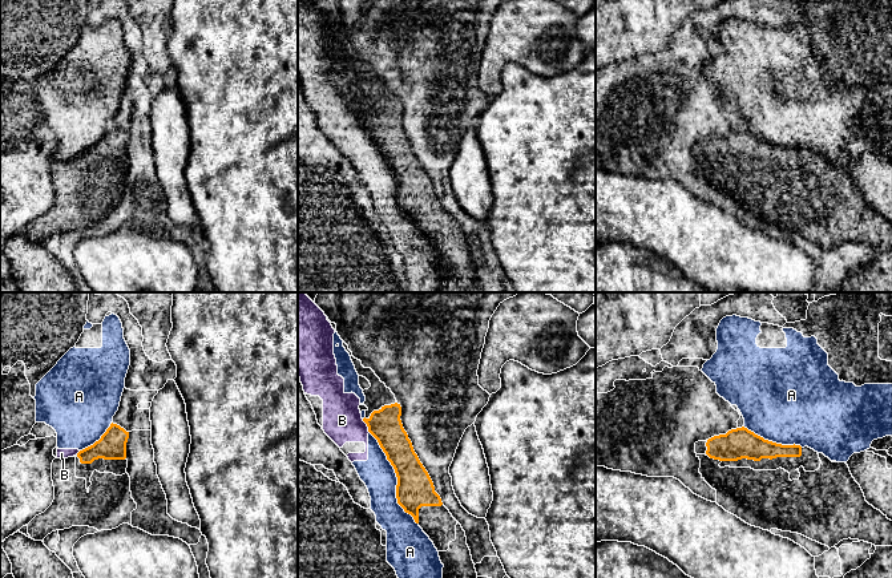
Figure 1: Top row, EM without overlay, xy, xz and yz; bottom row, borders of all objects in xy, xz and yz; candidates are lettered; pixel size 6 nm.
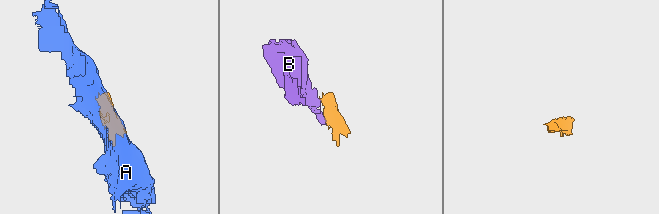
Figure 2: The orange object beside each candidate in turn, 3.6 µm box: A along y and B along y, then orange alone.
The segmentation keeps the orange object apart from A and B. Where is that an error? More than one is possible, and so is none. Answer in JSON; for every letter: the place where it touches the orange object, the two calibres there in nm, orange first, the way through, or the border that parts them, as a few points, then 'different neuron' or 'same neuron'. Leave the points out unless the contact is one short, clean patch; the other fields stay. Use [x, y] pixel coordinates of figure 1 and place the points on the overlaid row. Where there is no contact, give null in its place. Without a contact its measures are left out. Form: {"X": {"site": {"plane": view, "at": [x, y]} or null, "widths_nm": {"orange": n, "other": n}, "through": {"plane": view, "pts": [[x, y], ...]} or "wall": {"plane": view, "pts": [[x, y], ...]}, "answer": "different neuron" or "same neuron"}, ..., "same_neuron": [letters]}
{"A": {"site": {"plane": "xz", "at": [398, 479]}, "widths_nm": {"orange": 220, "other": 200}, "answer": "different neuron"}, "B": {"site": {"plane": "xz", "at": [367, 425]}, "widths_nm": {"orange": 190, "other": 240}, "answer": "different neuron"}, "same_neuron": []}

